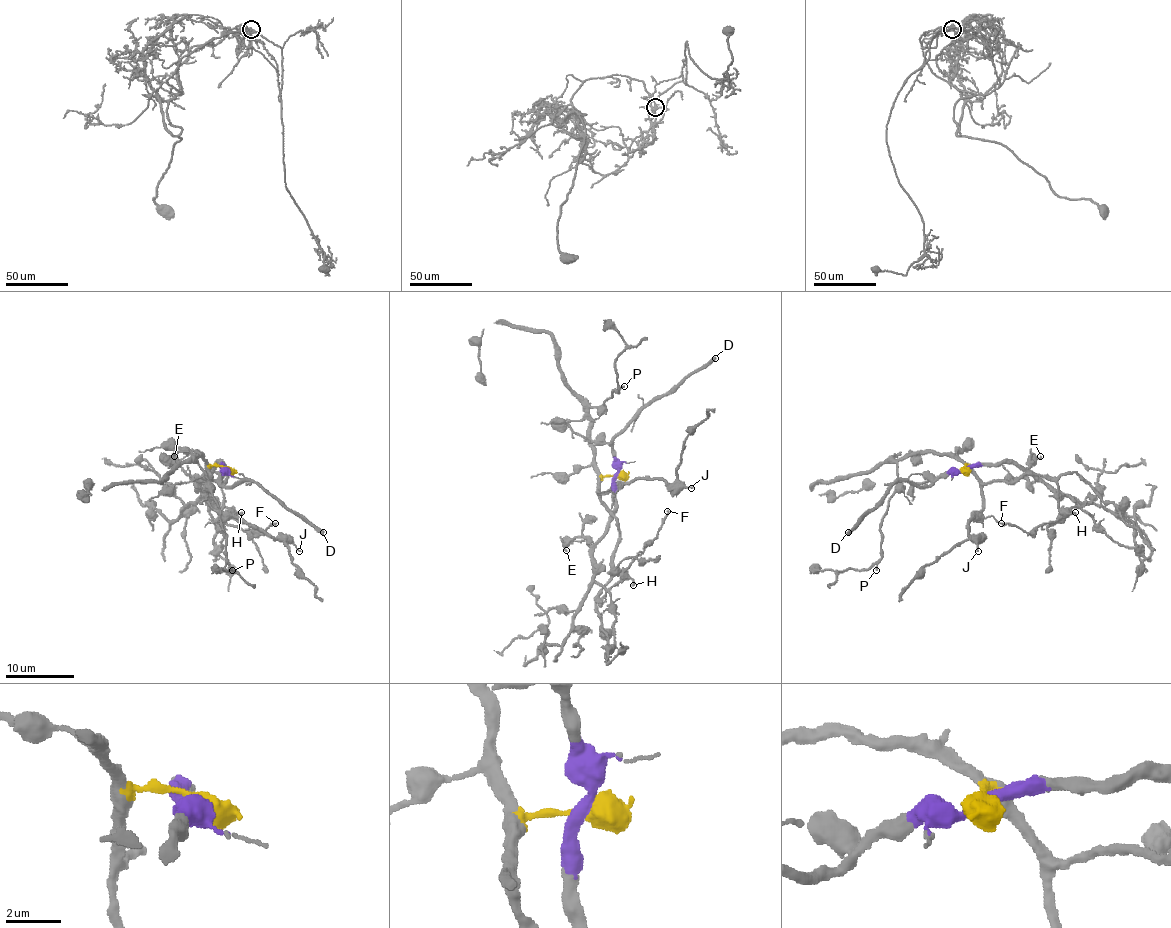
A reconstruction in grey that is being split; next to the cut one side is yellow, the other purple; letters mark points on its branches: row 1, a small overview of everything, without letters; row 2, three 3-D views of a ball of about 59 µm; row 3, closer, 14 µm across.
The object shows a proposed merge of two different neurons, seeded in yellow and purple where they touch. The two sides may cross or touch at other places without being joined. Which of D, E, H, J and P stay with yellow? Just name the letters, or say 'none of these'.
J, P

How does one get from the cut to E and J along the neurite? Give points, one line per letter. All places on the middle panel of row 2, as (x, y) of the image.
E: (617, 474), (615, 510), (608, 529), (591, 545), (582, 538), (574, 538), (567, 550)
J: (617, 474), (601, 478), (598, 490), (606, 491), (637, 479), (663, 479), (692, 488)

